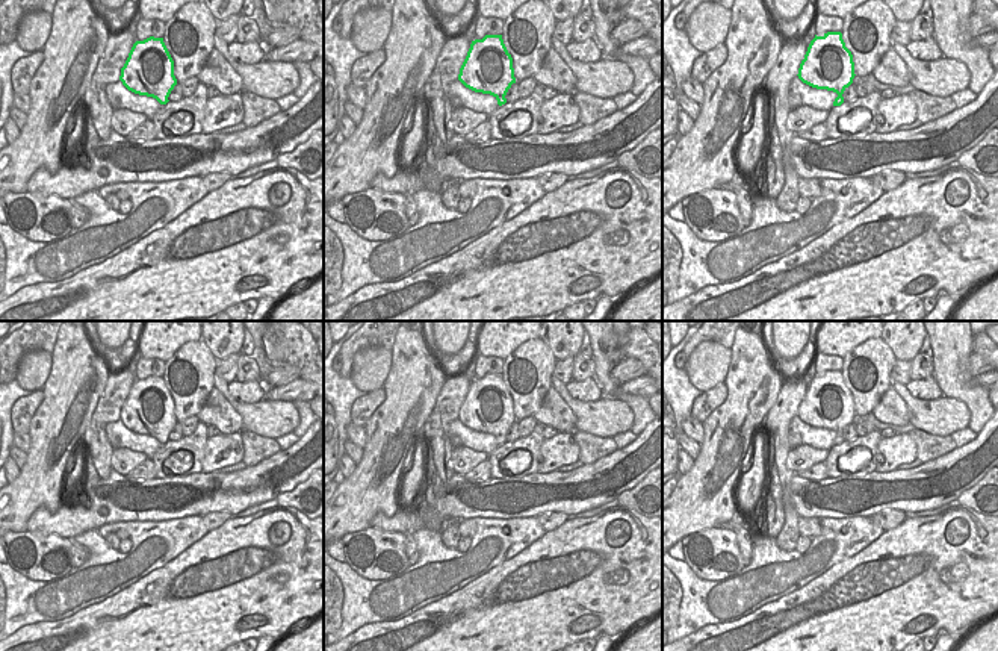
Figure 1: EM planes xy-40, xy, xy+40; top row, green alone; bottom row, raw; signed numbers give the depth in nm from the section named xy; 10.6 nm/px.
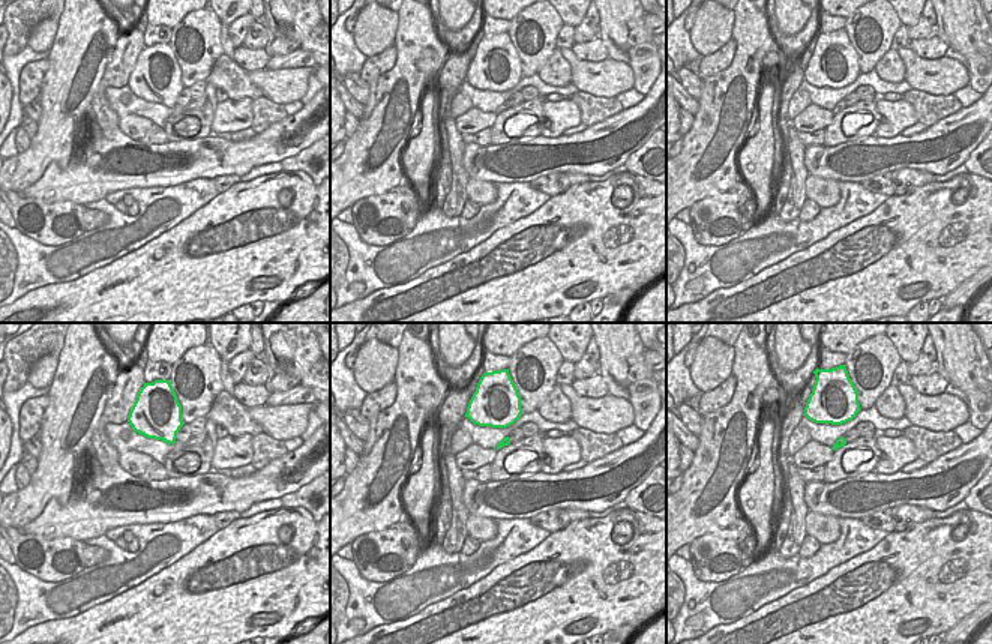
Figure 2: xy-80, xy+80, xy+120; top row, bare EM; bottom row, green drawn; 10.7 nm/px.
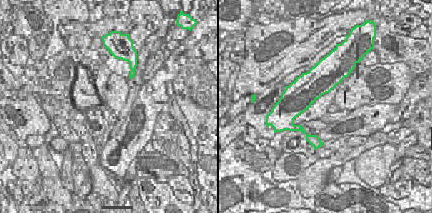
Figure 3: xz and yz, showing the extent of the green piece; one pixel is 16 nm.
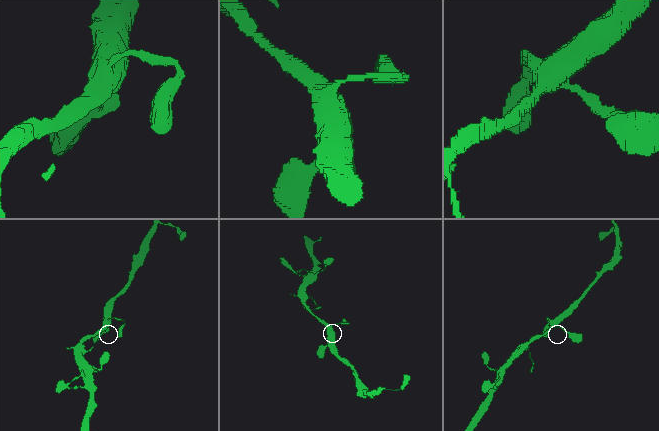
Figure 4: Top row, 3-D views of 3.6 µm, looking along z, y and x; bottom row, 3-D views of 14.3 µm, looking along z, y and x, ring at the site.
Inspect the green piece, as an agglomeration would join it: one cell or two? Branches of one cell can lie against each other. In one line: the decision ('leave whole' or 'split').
leave whole

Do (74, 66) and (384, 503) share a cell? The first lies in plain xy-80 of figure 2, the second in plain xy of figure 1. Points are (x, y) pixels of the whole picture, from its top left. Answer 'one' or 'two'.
one

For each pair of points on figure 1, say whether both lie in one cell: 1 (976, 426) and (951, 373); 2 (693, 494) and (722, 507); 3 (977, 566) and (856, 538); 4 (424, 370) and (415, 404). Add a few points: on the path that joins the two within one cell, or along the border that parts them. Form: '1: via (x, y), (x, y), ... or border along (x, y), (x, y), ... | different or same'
1: via (976, 412), (976, 401), (960, 386) | same
2: via (700, 497), (714, 506) | same
3: border along (885, 532), (841, 560) | different
4: via (415, 379), (415, 395) | same

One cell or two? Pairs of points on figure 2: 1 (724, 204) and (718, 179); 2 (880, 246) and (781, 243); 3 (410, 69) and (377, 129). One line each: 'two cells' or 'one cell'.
1: two cells
2: two cells
3: one cell

